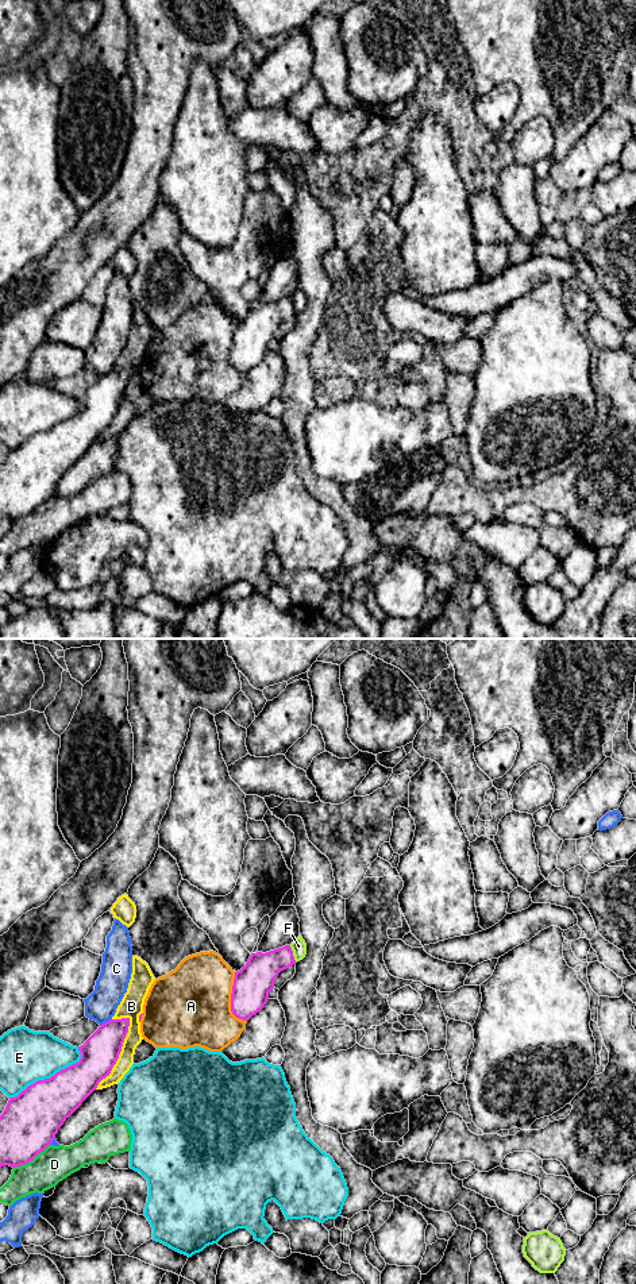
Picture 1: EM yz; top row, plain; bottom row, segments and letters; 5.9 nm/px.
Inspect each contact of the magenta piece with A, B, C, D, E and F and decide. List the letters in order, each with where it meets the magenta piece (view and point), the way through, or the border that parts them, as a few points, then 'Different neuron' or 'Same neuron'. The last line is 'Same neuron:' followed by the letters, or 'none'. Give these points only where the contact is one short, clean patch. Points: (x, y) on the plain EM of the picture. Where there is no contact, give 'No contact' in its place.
A: Touches magenta at yz (231, 351). Different neuron
B: Touches magenta at yz (119, 405). Different neuron
C: Touches magenta at yz (106, 374). Different neuron
D: Touches magenta at yz (31, 512). Boundary: yz (49, 496), (31, 512), (14, 520). Different neuron
E: Touches magenta at yz (51, 428). Different neuron
F: Touches magenta at yz (292, 305). Boundary: yz (289, 297), (296, 313). Different neuron
Same neuron: none

